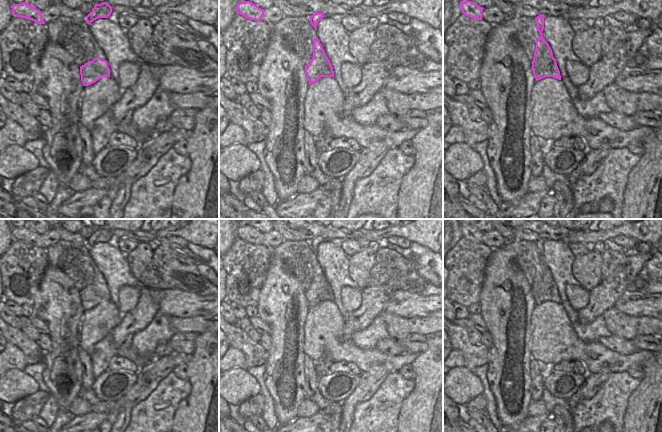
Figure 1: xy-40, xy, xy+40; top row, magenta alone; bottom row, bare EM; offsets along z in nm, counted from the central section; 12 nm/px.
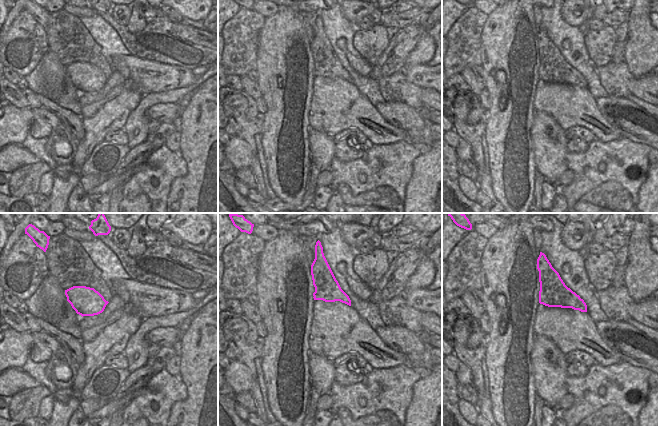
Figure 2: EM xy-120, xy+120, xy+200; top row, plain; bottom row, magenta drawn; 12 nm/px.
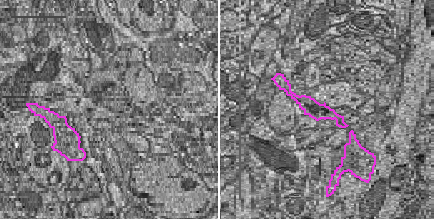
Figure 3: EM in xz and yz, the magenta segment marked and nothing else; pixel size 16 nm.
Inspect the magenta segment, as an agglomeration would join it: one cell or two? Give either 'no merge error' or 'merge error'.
merge error

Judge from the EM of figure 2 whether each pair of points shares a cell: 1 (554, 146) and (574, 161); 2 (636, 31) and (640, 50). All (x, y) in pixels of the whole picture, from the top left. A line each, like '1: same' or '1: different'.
1: different
2: same

